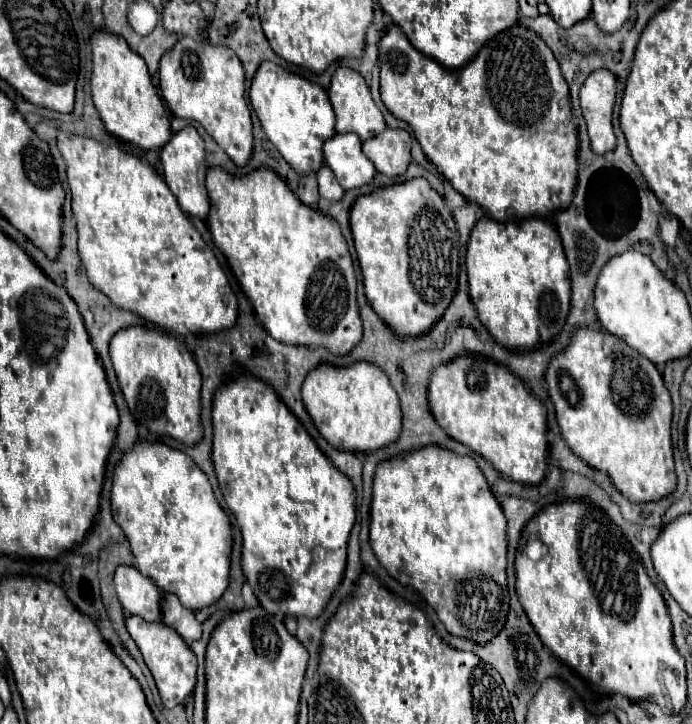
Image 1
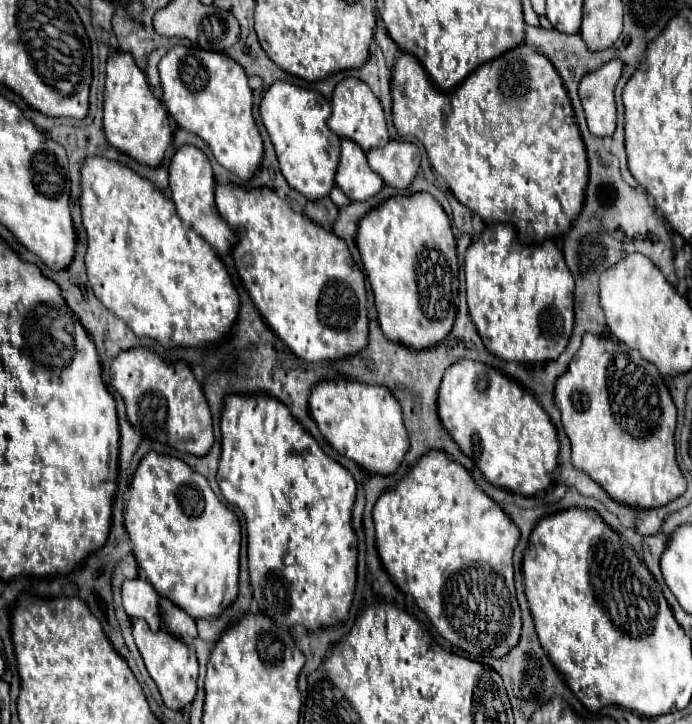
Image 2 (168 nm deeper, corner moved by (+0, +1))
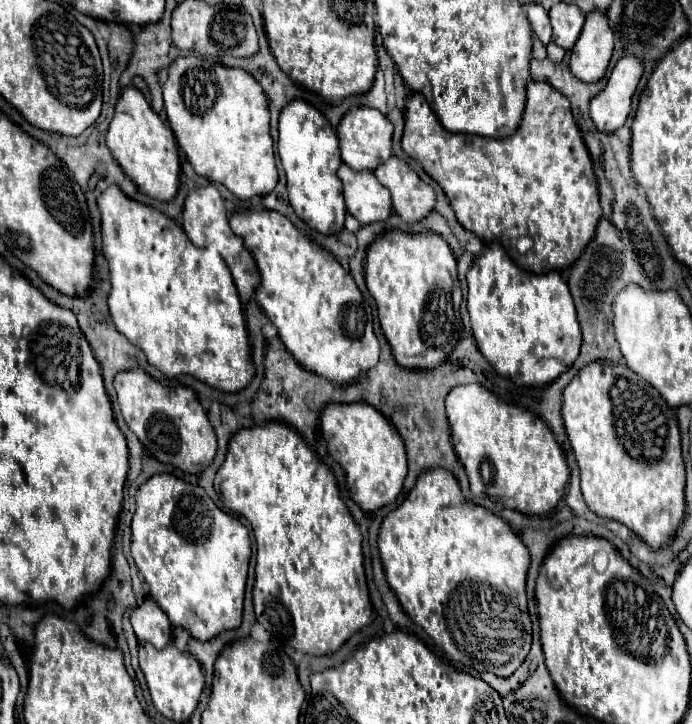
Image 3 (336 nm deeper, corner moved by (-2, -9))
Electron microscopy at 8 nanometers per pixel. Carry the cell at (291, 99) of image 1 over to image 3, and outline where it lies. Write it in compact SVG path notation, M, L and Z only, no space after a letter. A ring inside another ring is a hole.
M296 98L280 110L278 124L280 140L278 154L288 180L288 198L294 212L314 230L322 234L336 234L344 228L344 196L342 182L336 176L338 166L338 138L334 136L332 124L312 104Z

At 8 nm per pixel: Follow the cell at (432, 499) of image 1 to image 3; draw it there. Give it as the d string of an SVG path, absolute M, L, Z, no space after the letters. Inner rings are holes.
M428 468L418 476L402 506L384 518L378 534L378 550L386 580L400 606L428 632L442 652L478 672L492 672L502 678L514 674L532 642L532 624L524 592L530 552L508 522L482 506L466 502L450 470Z

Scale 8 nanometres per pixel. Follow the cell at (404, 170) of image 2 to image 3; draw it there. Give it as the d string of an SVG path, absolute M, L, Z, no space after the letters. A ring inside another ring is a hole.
M390 156L390 160L380 164L374 174L376 180L390 190L394 212L406 222L416 222L434 210L436 194L432 186L424 184L404 160Z

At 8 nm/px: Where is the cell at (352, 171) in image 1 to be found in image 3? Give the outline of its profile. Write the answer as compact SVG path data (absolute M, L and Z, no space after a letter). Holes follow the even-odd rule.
M342 164L338 168L338 178L342 180L346 210L360 224L386 220L390 216L390 192L374 180L374 172L354 172Z

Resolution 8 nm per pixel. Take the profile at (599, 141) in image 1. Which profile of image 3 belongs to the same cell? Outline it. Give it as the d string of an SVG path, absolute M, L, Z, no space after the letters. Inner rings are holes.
M620 58L606 82L606 88L590 100L590 118L600 132L612 134L626 122L642 70L644 68L638 58Z

